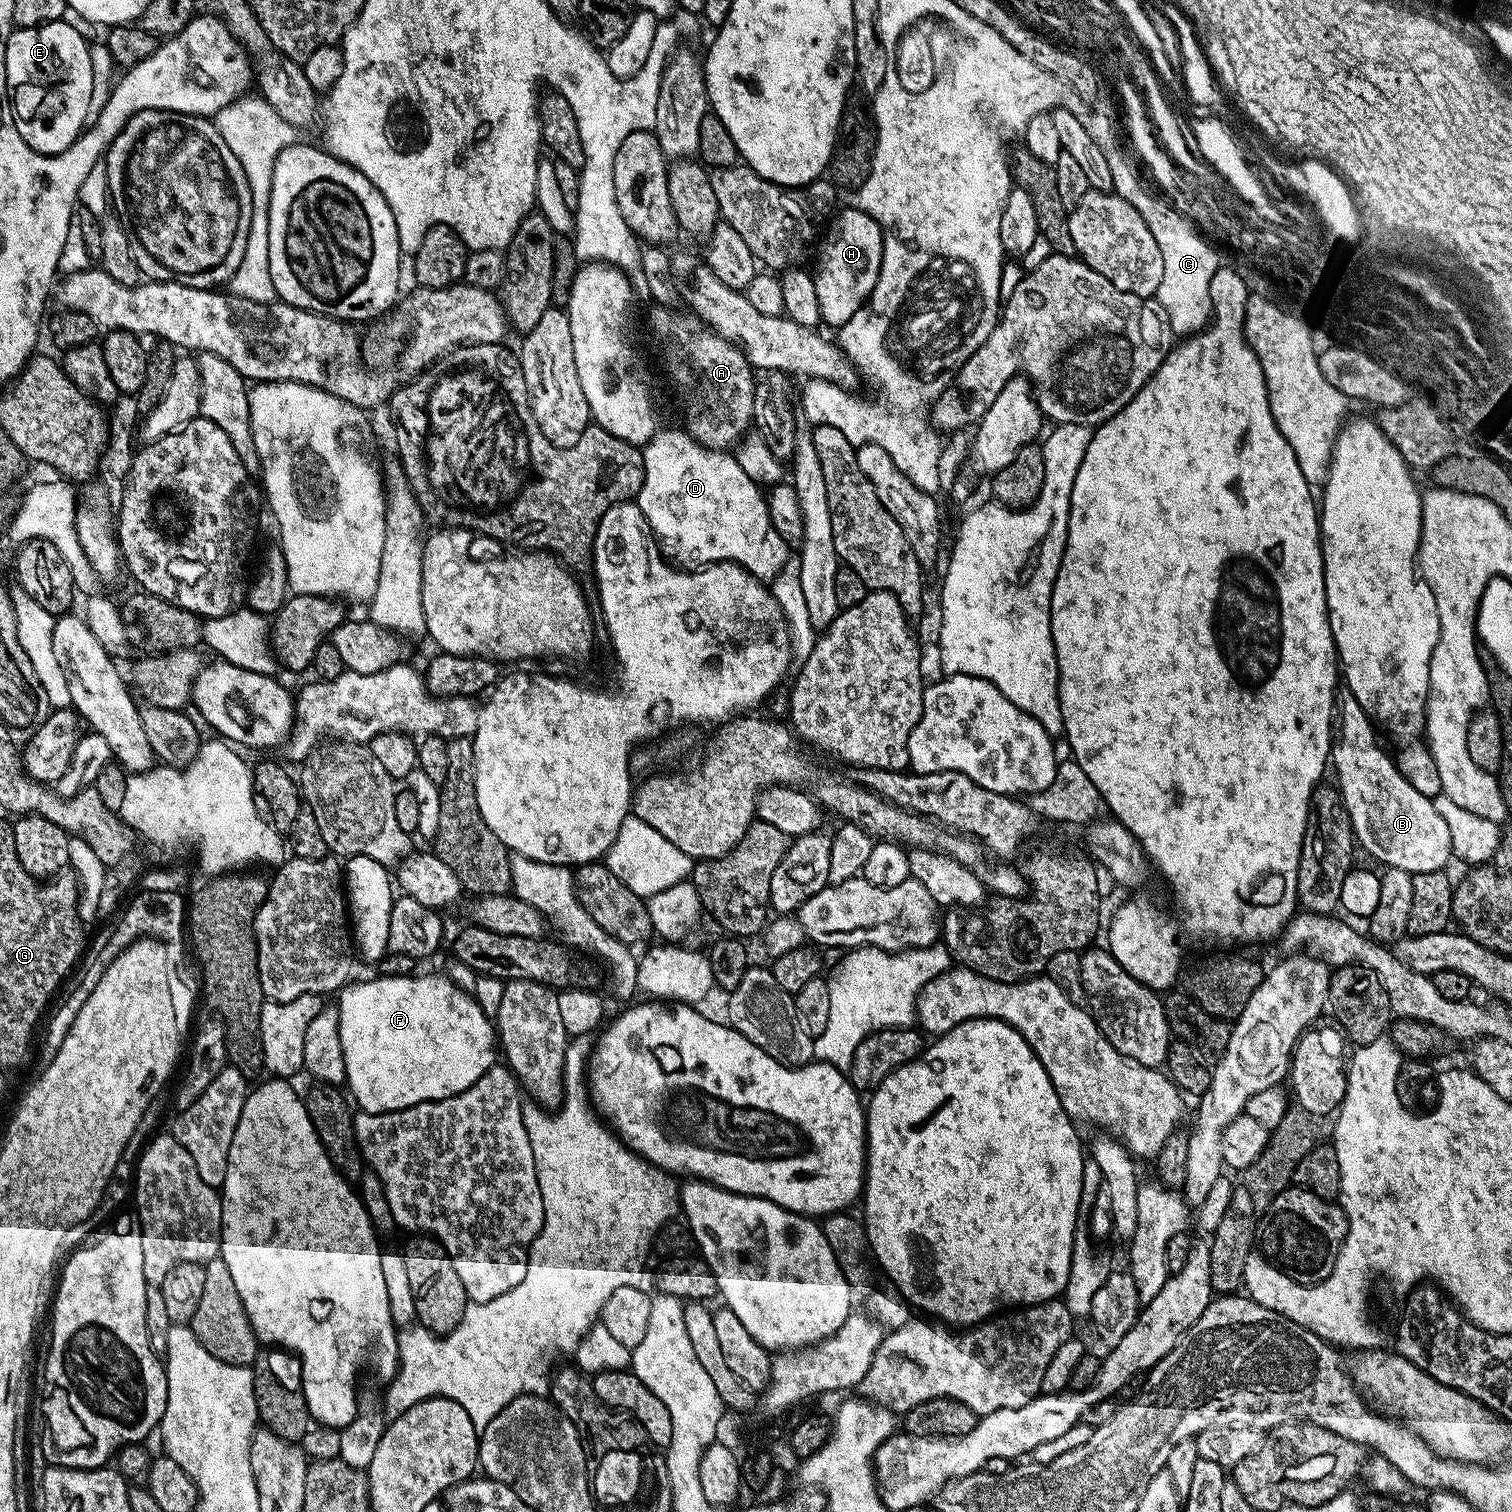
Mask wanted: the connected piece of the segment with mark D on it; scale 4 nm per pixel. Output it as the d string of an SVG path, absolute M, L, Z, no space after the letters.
M657 431L652 441L643 449L642 472L648 477L644 480L644 488L650 492L664 492L664 504L672 504L672 512L676 512L676 536L680 536L680 544L684 544L684 556L688 556L688 566L707 566L721 560L731 560L741 564L752 576L761 582L771 582L782 570L783 564L790 555L790 545L774 530L768 513L769 501L760 493L761 485L746 474L744 464L728 456L727 451L712 451L701 448L687 432Z

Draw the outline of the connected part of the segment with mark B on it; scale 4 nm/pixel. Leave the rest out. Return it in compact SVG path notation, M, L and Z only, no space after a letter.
M1347 686L1341 687L1336 693L1334 701L1334 723L1332 725L1332 751L1330 753L1330 768L1336 771L1336 784L1340 787L1340 800L1344 803L1344 808L1348 811L1348 820L1352 823L1352 832L1356 835L1356 840L1373 856L1376 860L1381 860L1381 865L1397 868L1398 870L1406 870L1410 873L1418 872L1438 872L1441 871L1447 862L1448 856L1450 860L1450 845L1448 843L1448 827L1446 822L1442 822L1442 818L1434 810L1432 800L1427 796L1418 794L1418 790L1414 790L1414 786L1410 786L1406 783L1403 776L1399 771L1390 763L1390 756L1383 752L1382 749L1376 745L1376 732L1373 721L1368 719L1368 715L1362 710L1362 706L1358 706L1358 698L1354 698L1354 694Z

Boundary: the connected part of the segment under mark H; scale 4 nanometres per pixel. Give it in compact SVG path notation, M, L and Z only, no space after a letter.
M849 206L845 212L837 211L831 221L832 229L823 237L824 249L814 267L814 290L818 290L820 319L832 330L854 318L856 311L868 301L880 273L884 253L884 230L880 223L860 208Z

